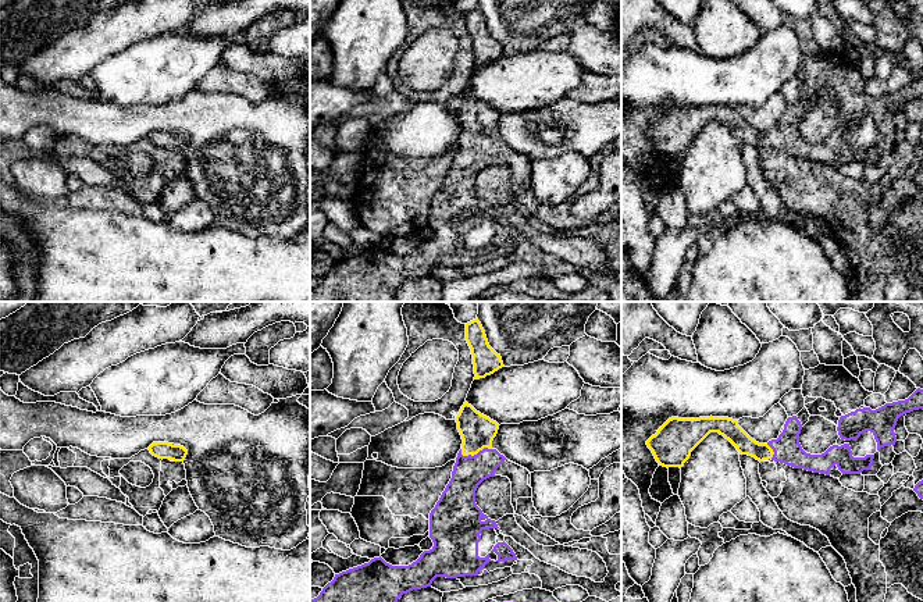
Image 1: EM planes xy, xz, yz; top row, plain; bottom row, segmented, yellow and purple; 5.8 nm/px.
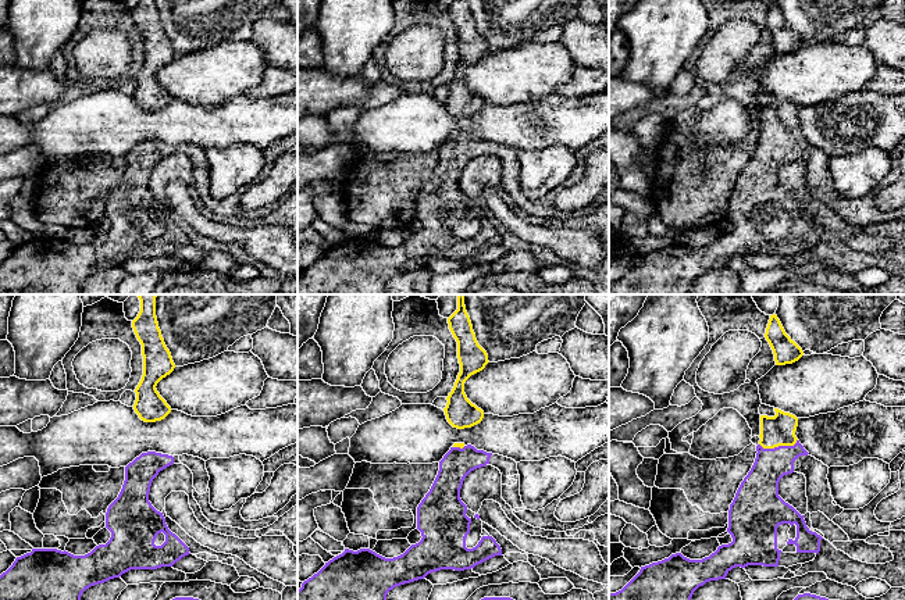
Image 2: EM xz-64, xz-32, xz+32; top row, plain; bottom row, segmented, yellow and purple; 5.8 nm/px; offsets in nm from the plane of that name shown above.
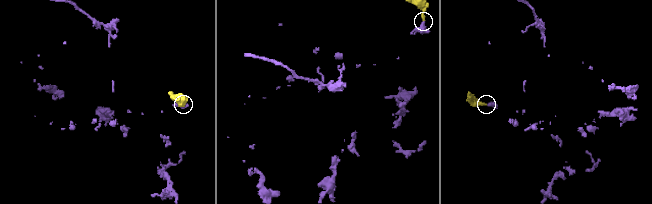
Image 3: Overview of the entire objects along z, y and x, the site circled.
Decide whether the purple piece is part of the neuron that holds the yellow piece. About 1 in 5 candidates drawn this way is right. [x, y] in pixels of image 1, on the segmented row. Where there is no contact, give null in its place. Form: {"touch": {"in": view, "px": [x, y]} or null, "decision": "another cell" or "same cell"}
{"touch": {"in": "xz", "px": [476, 453]}, "decision": "same cell"}

